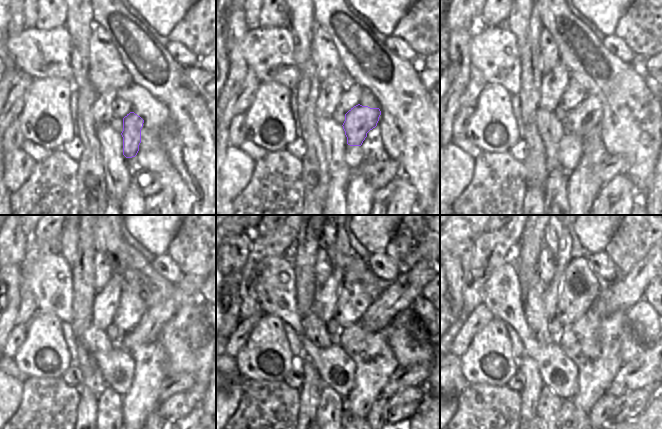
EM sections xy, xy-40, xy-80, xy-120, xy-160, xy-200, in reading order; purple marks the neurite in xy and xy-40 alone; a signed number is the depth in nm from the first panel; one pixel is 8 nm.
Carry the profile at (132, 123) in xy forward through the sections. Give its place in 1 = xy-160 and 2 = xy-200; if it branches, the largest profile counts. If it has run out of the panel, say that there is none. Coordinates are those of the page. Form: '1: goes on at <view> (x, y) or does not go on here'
1: goes on at xy-160 (400, 293)
2: goes on at xy-200 (619, 296)

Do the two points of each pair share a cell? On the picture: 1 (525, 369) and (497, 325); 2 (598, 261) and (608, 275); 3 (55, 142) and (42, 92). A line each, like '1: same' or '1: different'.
1: different
2: same
3: same

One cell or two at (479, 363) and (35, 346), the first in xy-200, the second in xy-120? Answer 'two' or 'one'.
one

